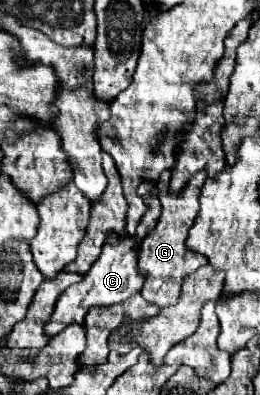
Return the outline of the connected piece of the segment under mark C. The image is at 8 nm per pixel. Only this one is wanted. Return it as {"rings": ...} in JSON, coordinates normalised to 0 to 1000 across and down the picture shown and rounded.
{"rings":[[[446,587],[415,592],[392,643],[369,658],[369,668],[354,668],[354,678],[338,684],[338,699],[323,699],[315,714],[277,719],[269,729],[254,729],[231,744],[231,754],[208,775],[208,795],[185,810],[185,820],[169,825],[185,851],[238,841],[277,815],[315,820],[323,800],[338,795],[338,785],[354,775],[423,775],[423,770],[477,765],[485,754],[500,754],[508,744],[523,744],[546,729],[554,699],[538,699],[538,678],[523,678],[523,618],[538,618],[531,597],[500,597],[485,587],[477,592],[446,592]]]}

